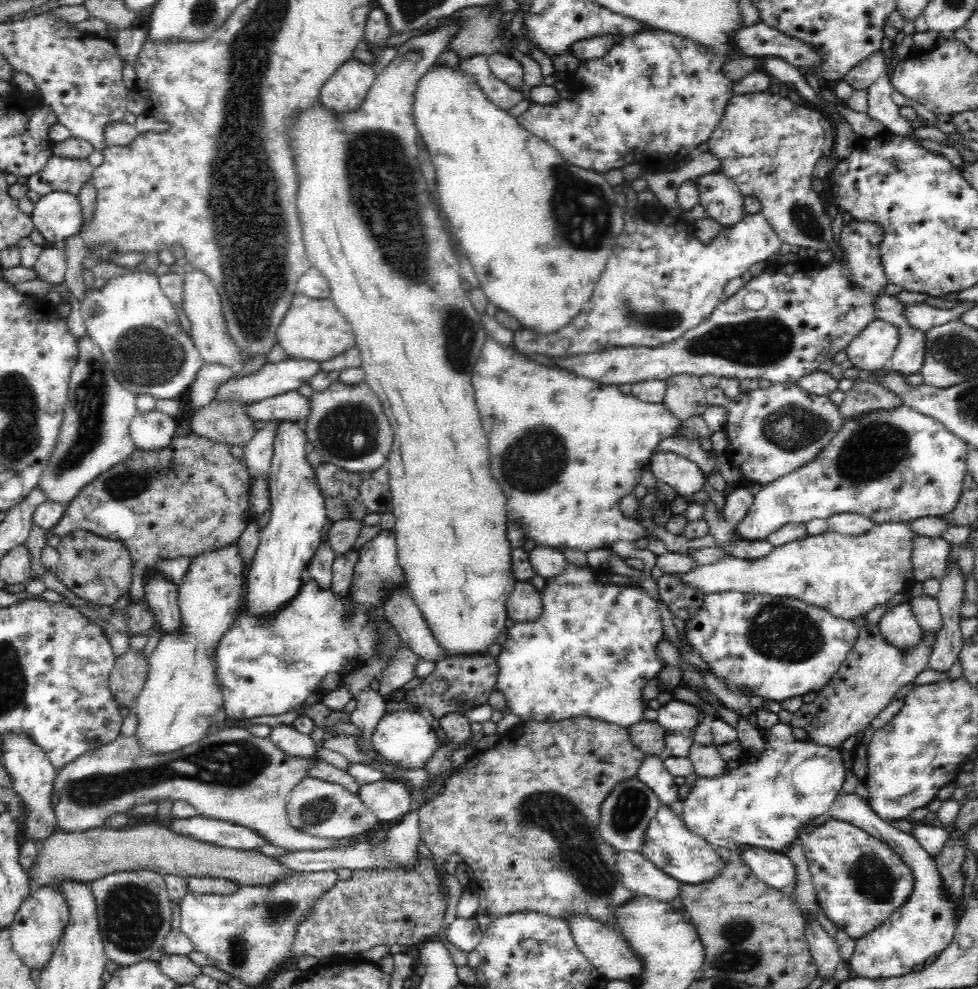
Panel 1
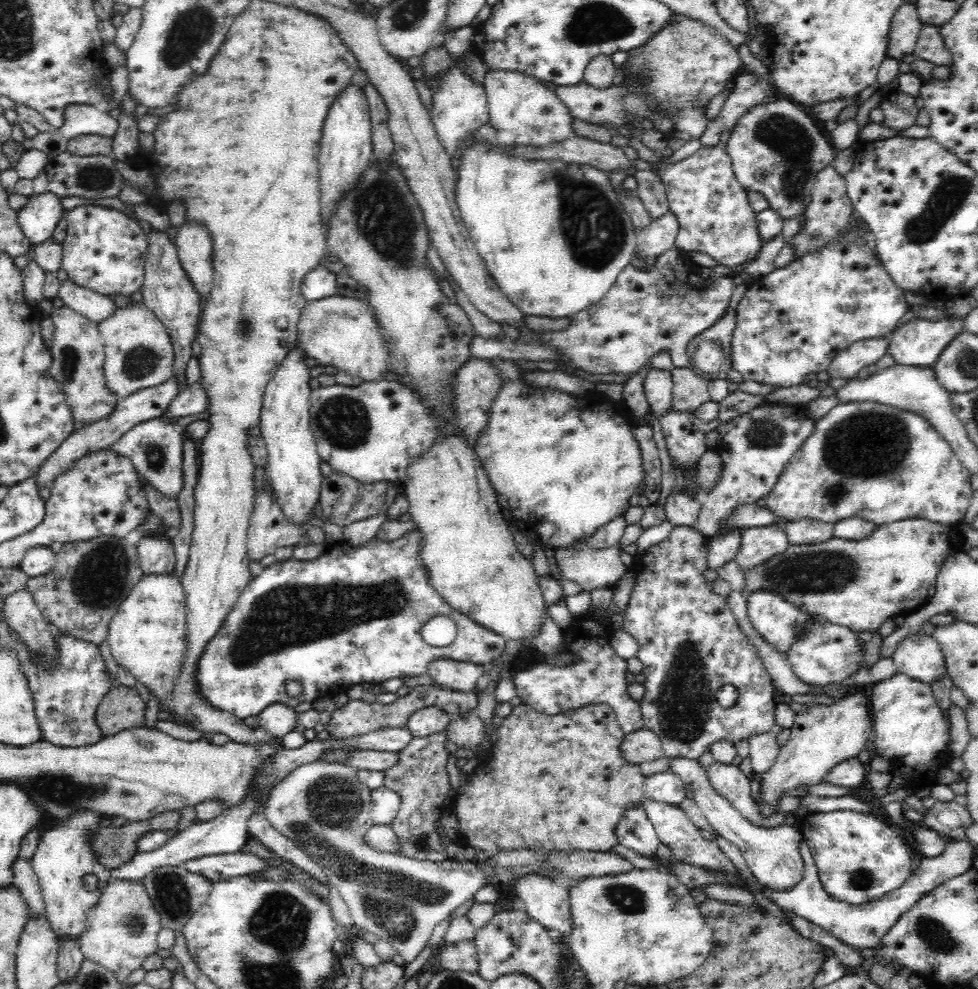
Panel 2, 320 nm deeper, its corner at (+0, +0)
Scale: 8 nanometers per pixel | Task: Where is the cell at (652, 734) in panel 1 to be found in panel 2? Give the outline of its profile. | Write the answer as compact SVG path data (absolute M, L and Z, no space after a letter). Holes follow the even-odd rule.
M646 727L625 735L619 744L619 749L622 759L635 766L665 756L661 740Z

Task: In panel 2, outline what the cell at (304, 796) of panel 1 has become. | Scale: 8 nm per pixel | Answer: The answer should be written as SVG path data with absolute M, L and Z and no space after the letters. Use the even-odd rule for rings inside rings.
M314 760L300 764L288 773L272 790L264 801L266 820L276 831L290 838L304 854L308 854L316 864L322 867L331 886L342 896L350 916L352 928L356 933L360 930L372 932L378 940L386 941L405 960L412 962L428 944L432 931L451 912L470 900L482 888L488 885L487 880L498 871L513 871L517 868L530 867L536 871L552 869L552 881L570 888L588 876L608 876L632 870L632 864L611 850L598 852L592 850L504 850L500 848L488 860L476 861L444 861L440 863L429 860L414 860L400 853L377 851L368 846L365 836L374 826L371 815L371 790L360 782L358 770L340 763L329 763Z

